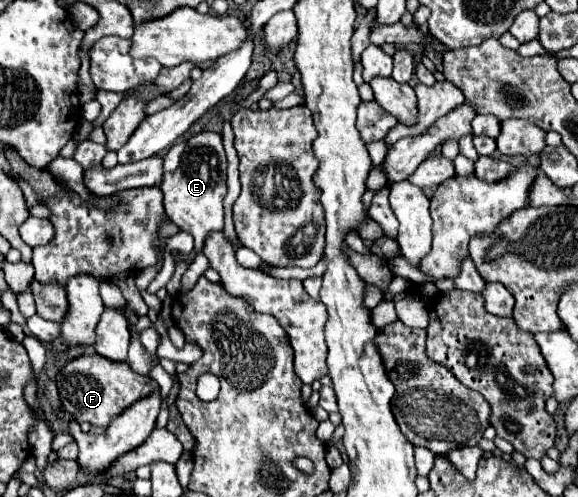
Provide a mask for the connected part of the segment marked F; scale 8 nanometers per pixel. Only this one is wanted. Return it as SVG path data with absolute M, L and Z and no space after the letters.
M85 353L65 363L59 369L55 383L59 389L59 399L63 403L63 409L71 413L79 423L89 421L91 425L99 427L109 427L109 423L117 415L121 415L123 409L127 409L133 401L143 399L157 387L147 377L133 373L127 363L109 361L97 353Z

